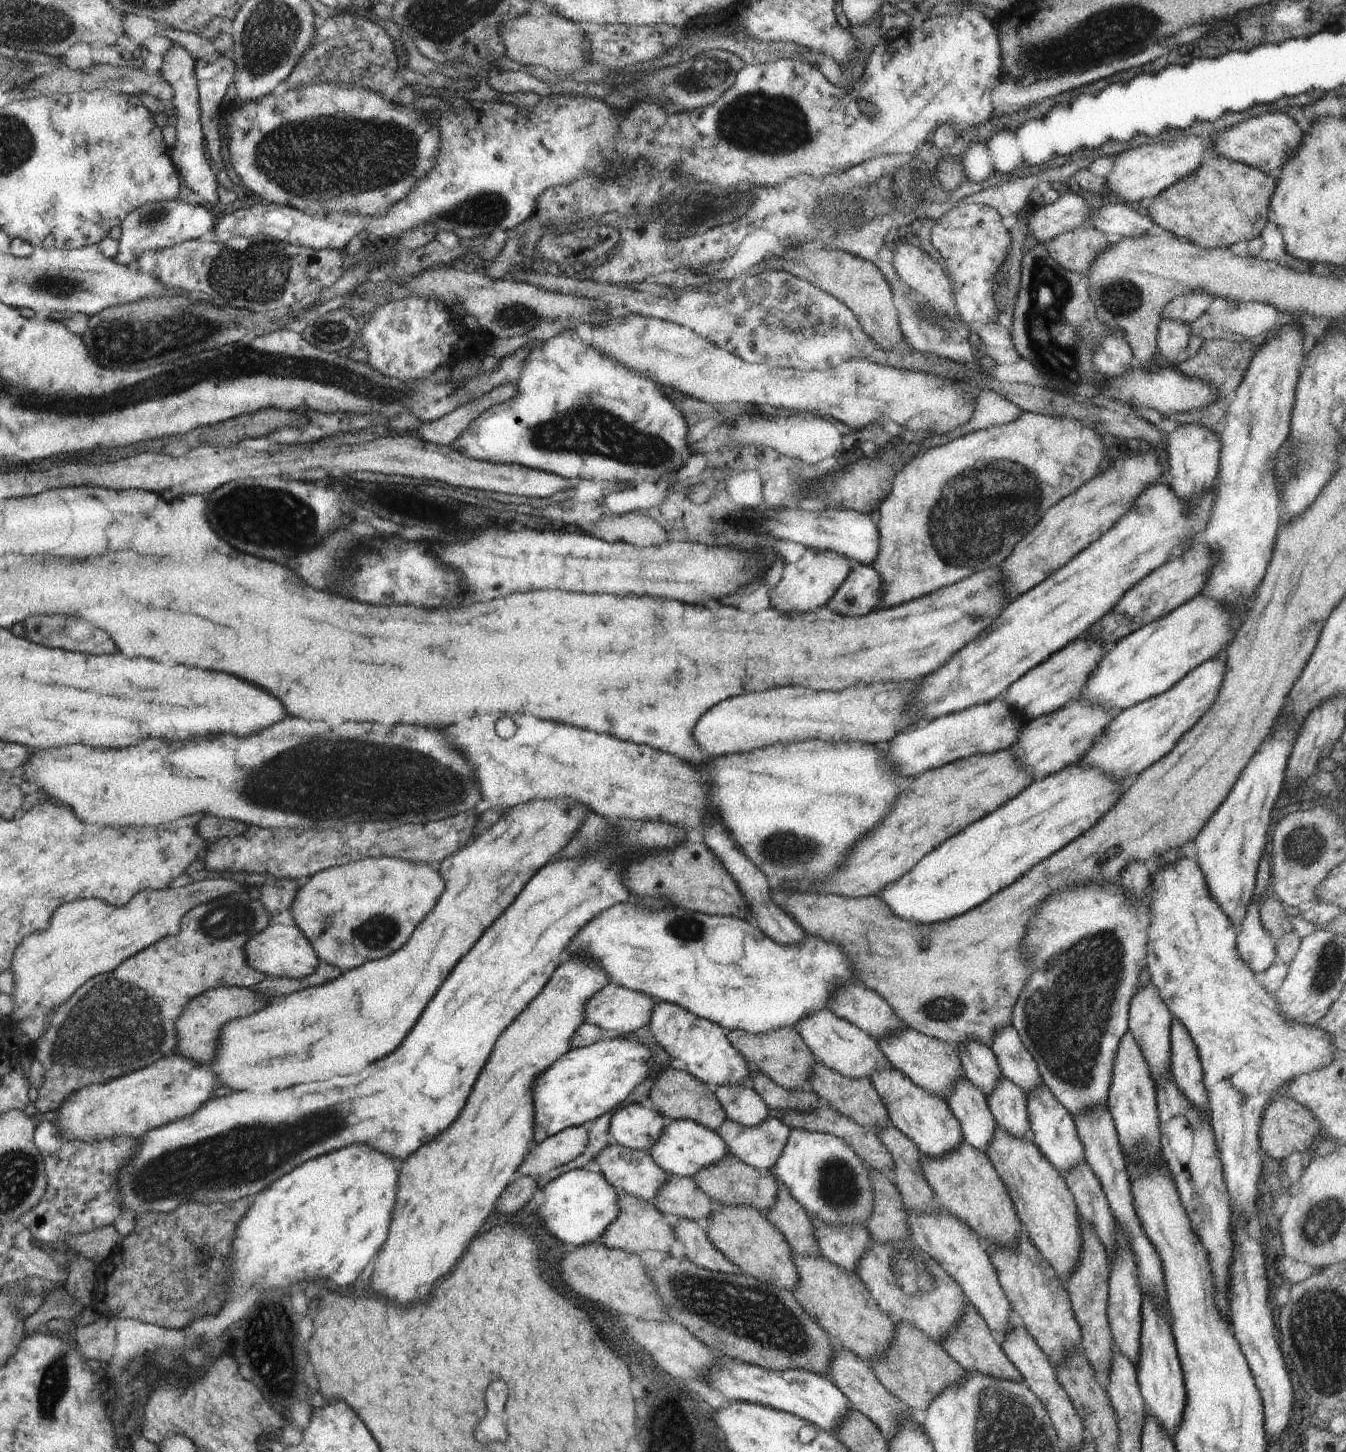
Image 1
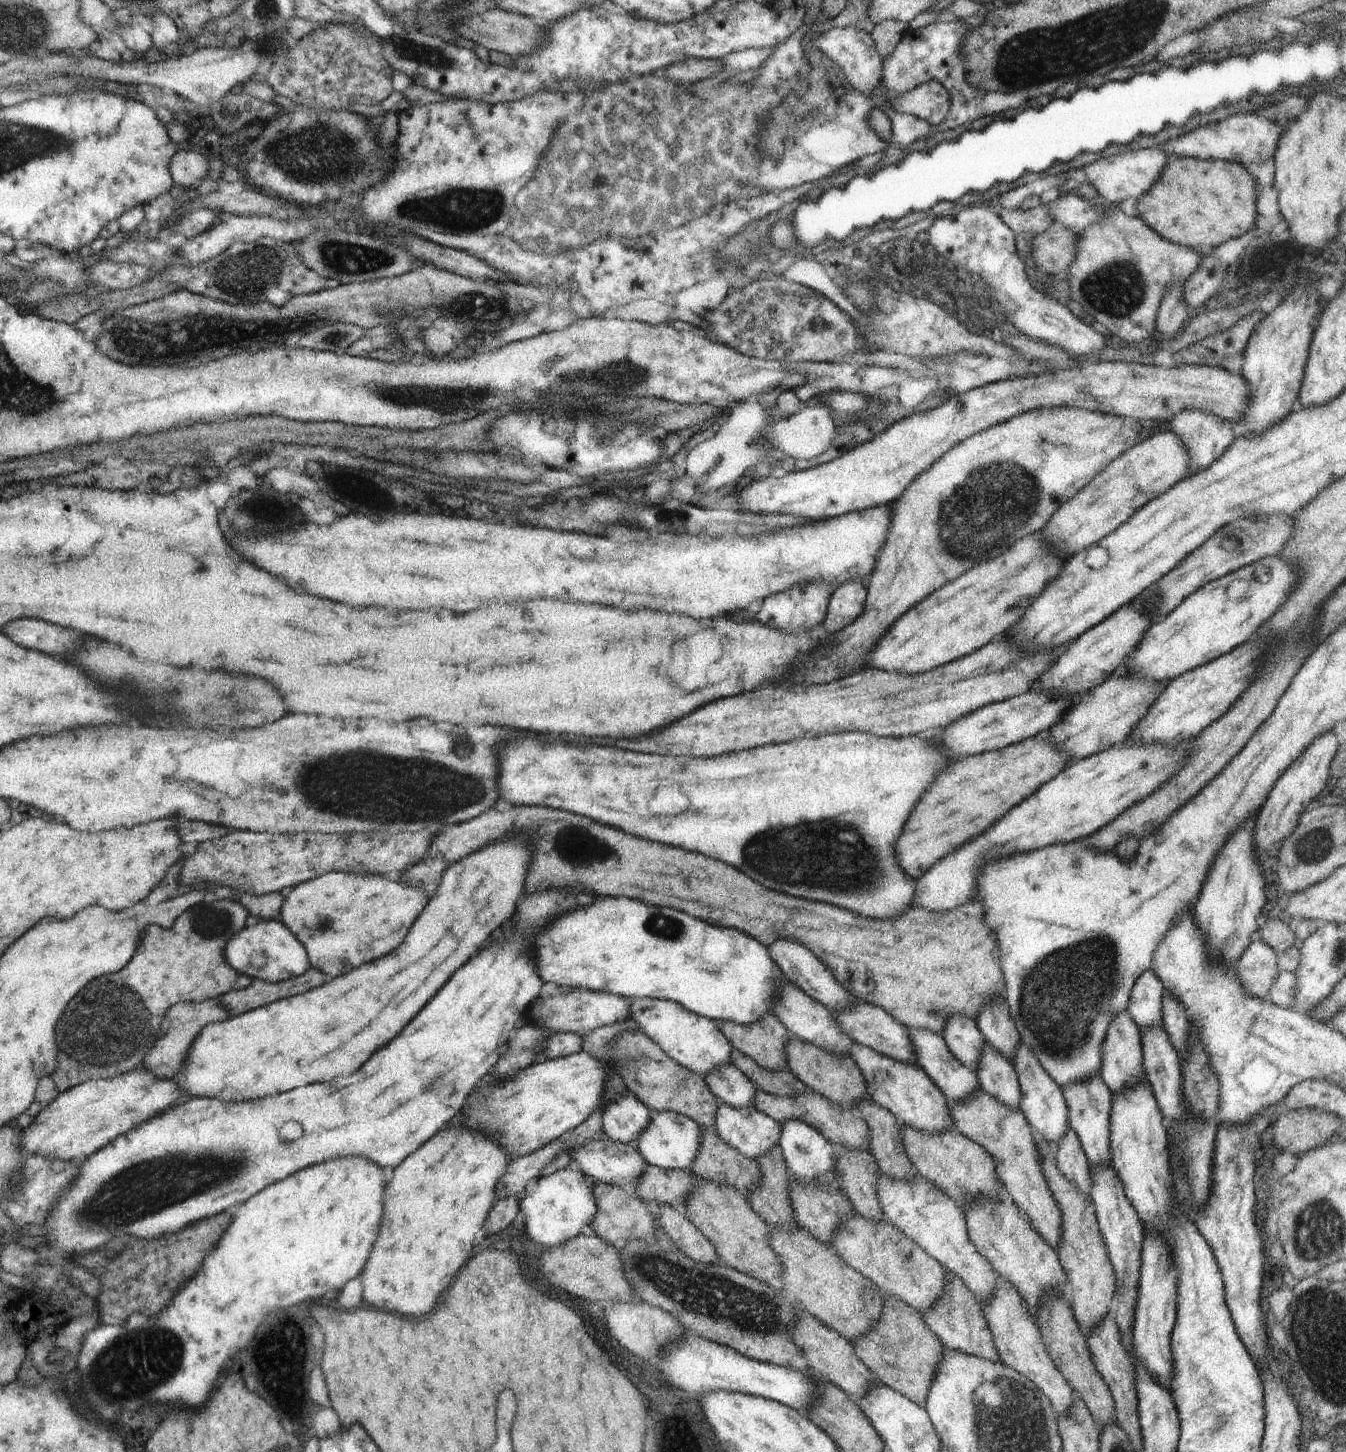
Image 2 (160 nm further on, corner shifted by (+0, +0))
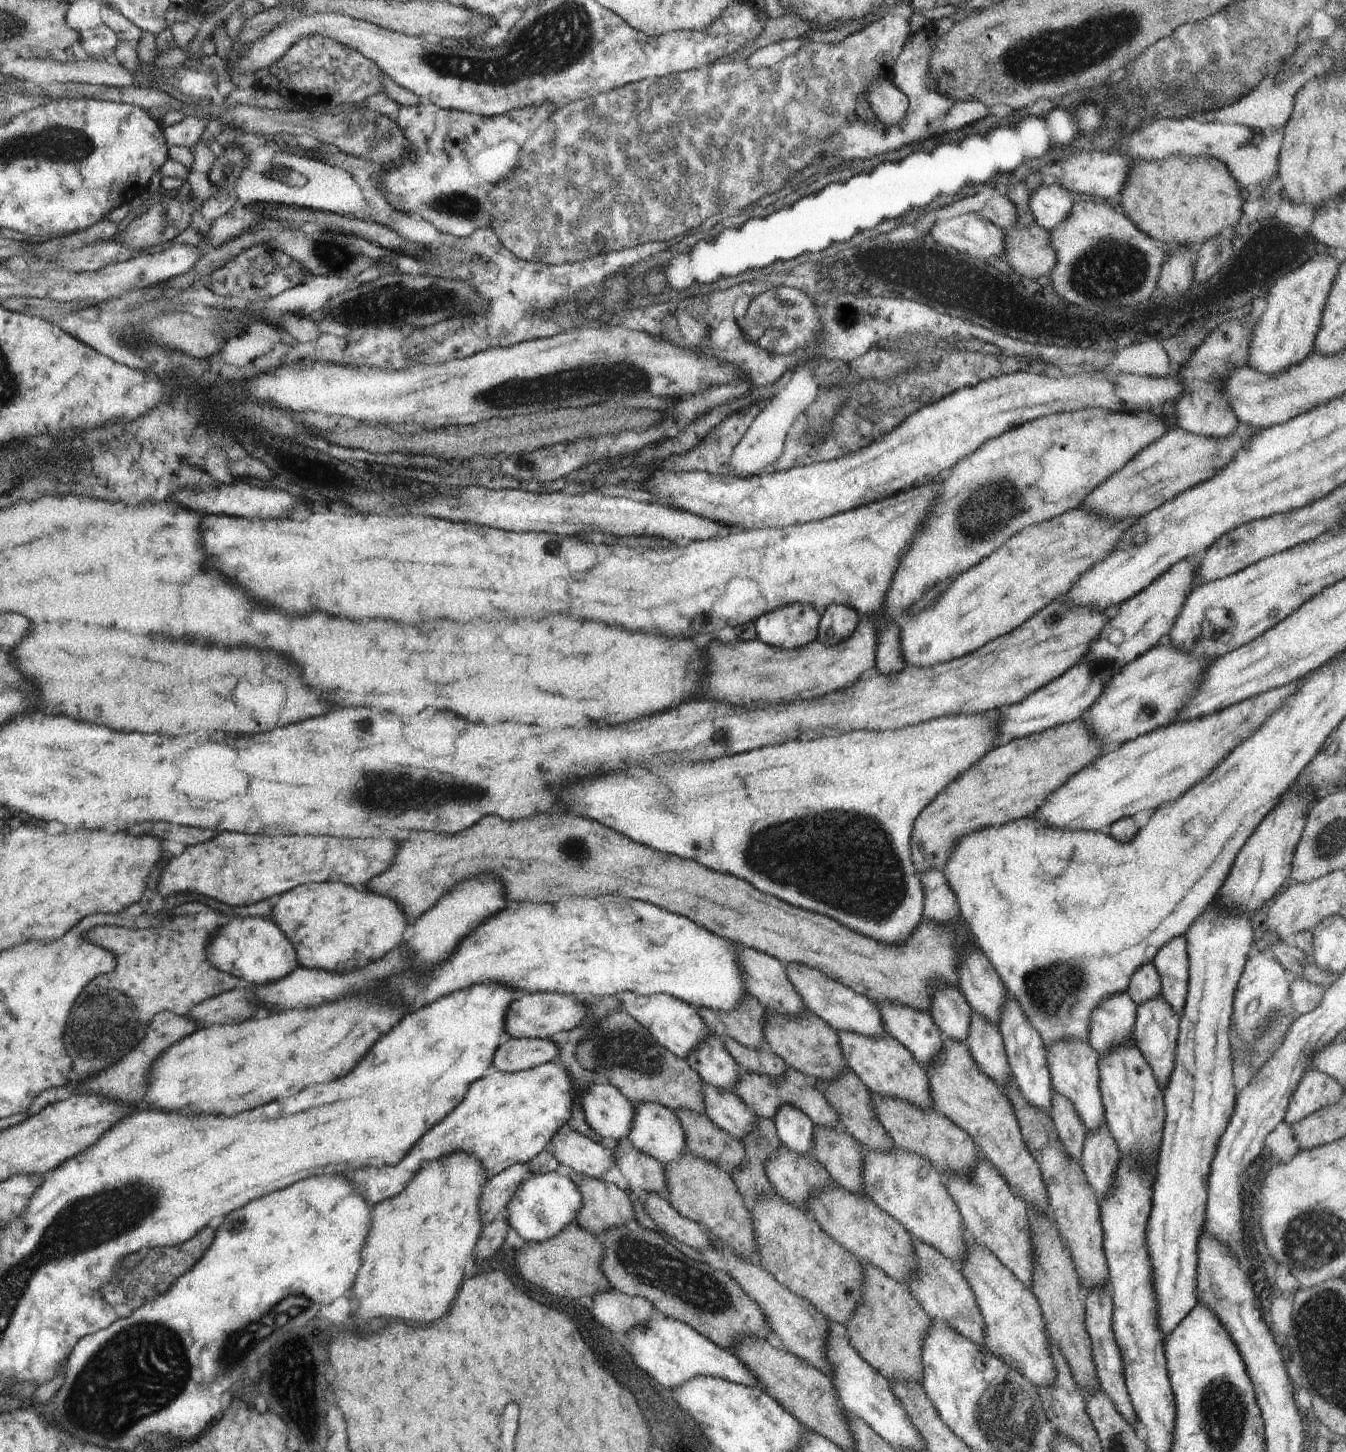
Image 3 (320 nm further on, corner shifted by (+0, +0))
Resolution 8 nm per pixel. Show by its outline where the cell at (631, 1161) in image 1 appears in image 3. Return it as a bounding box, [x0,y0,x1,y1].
[550,1127,615,1179]

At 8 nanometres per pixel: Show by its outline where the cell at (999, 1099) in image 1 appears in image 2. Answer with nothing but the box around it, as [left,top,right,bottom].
[975,1043,1021,1109]

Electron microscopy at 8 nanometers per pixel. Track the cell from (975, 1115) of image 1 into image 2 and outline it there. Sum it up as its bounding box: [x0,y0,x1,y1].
[906,1027,980,1101]

